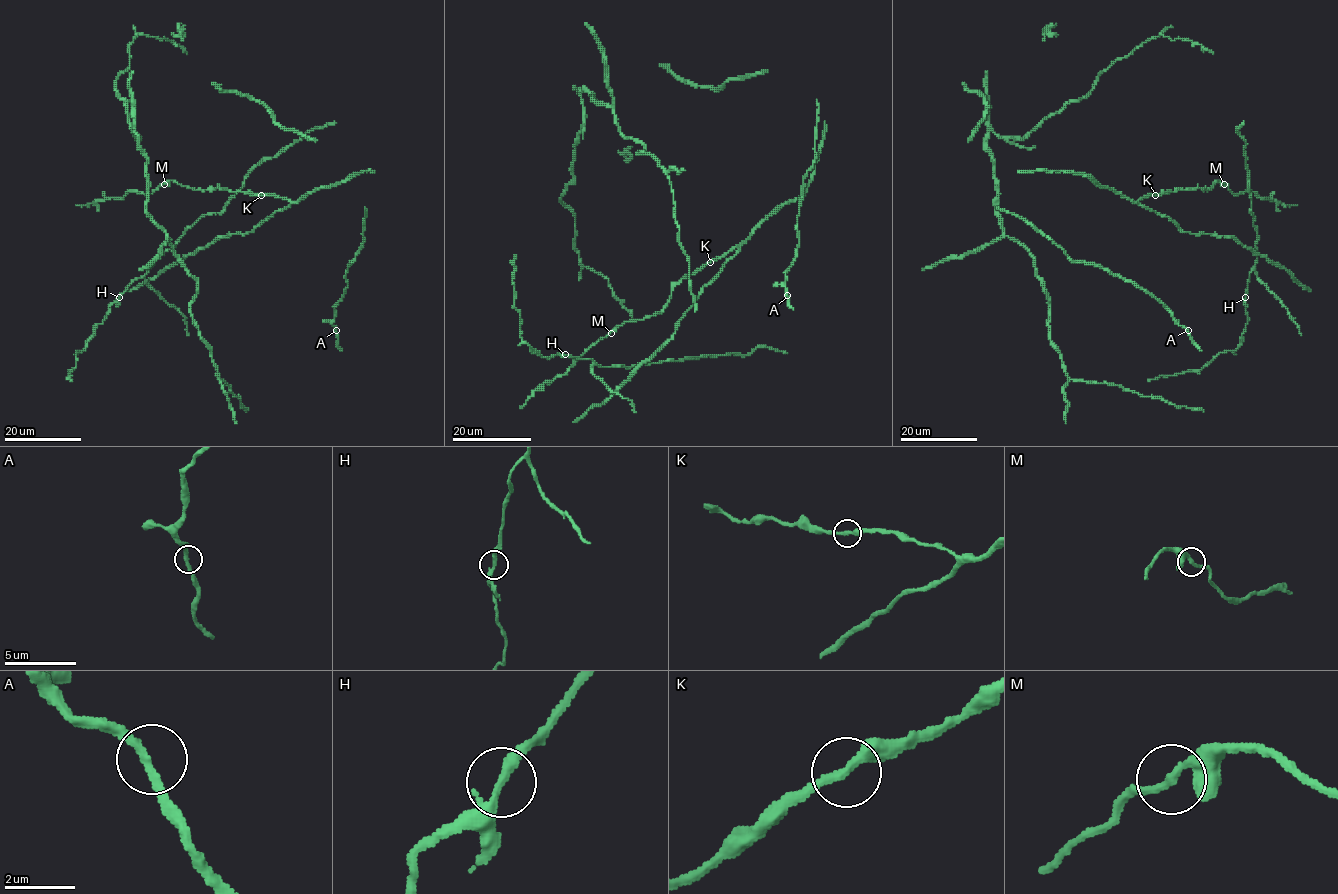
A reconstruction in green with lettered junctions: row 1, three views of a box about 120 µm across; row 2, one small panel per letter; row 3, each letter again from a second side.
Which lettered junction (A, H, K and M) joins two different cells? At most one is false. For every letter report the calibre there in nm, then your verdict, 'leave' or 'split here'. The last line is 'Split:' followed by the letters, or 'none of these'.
A: 240 nm | leave
H: 260 nm | leave
K: 240 nm | leave
M: 240 nm | leave
Split: none of these

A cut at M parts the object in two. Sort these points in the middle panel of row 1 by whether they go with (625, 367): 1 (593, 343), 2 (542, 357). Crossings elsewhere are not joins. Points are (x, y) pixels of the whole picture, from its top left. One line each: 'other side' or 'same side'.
1: other side
2: same side

